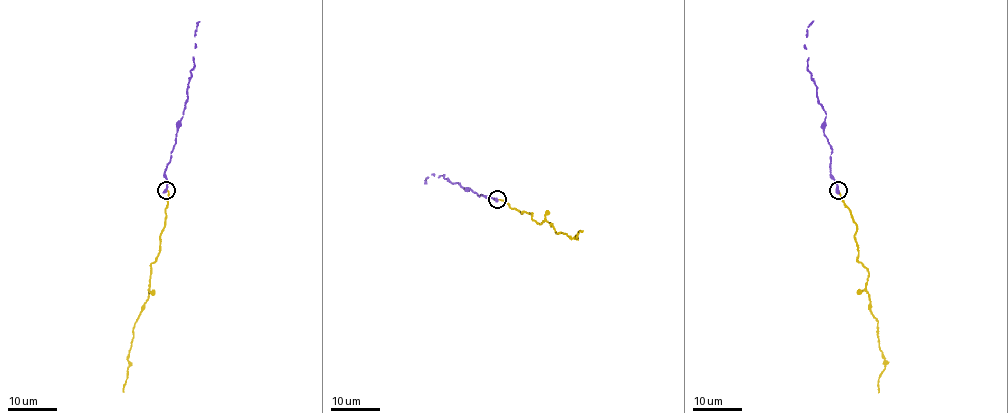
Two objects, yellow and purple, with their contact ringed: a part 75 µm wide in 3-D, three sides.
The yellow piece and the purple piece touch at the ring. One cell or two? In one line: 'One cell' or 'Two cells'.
One cell

